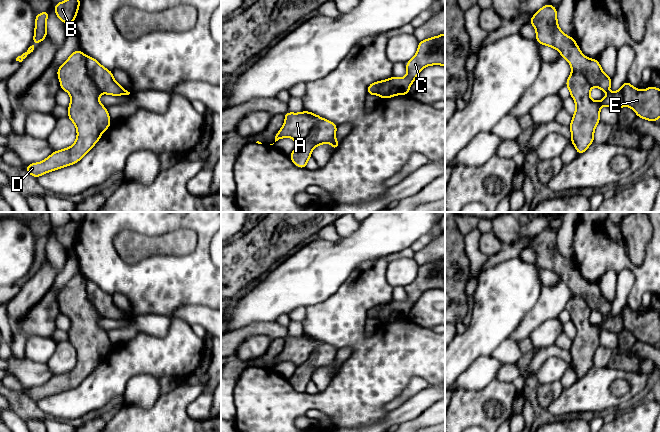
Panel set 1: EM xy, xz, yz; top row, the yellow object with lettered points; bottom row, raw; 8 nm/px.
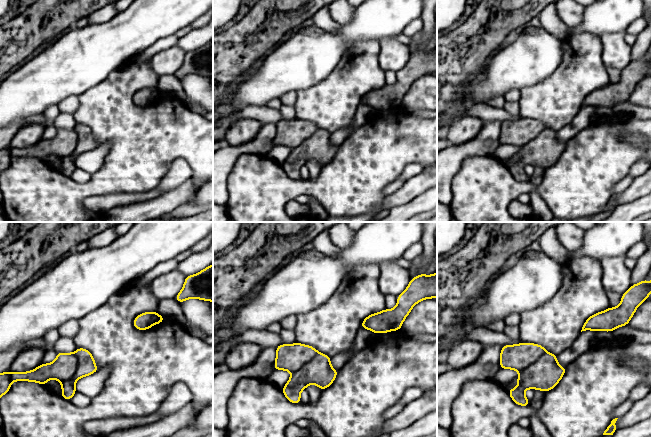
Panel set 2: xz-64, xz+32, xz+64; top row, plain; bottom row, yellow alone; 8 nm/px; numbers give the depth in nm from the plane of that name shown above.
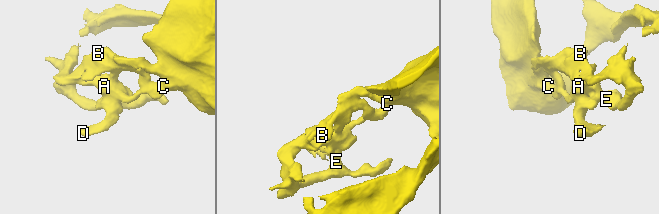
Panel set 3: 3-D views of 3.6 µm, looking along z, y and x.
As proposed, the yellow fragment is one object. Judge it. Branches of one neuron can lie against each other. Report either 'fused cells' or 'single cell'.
single cell

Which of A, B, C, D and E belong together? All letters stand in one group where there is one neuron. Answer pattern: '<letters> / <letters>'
A B C D E

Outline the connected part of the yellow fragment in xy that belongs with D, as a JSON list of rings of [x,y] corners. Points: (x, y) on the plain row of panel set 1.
[[[75,274],[71,280],[58,292],[57,299],[61,313],[69,317],[71,326],[68,333],[68,342],[75,348],[77,363],[75,367],[63,374],[54,375],[44,385],[28,388],[25,392],[30,399],[37,402],[45,397],[73,389],[80,385],[101,362],[101,358],[111,348],[107,332],[99,326],[101,317],[113,320],[129,319],[125,312],[114,303],[112,296],[104,292],[96,283],[86,280],[82,275]]]

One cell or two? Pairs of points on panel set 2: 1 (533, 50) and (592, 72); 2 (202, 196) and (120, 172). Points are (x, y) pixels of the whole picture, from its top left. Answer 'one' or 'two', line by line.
1: two
2: two

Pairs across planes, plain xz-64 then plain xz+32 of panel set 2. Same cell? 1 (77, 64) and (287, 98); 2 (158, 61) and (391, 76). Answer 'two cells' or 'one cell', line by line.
1: two cells
2: two cells

